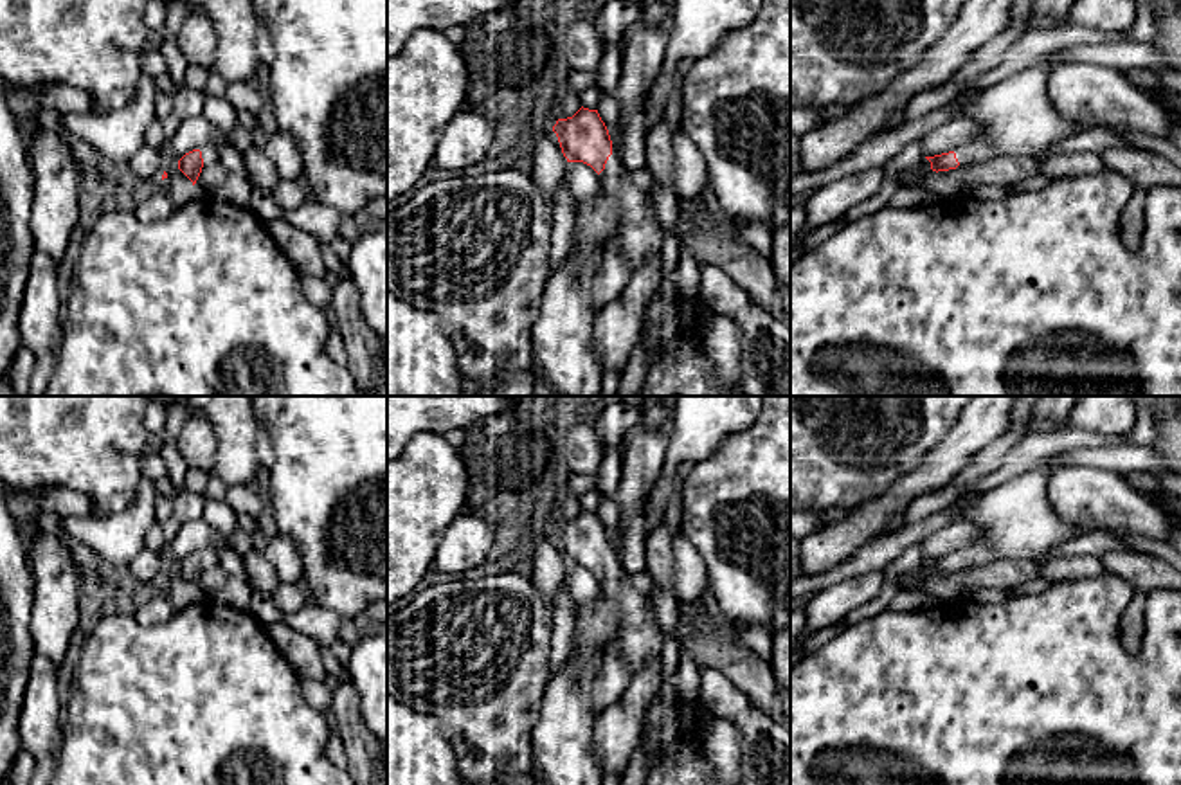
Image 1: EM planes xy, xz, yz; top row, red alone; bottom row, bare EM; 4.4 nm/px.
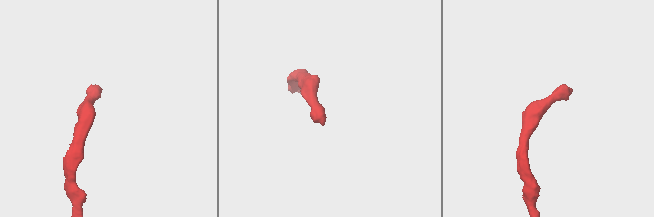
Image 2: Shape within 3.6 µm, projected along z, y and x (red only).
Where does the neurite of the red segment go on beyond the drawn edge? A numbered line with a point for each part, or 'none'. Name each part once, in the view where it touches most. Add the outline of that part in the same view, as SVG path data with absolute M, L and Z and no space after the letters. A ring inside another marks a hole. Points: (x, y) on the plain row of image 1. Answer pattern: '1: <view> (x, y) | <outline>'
1: xz (636, 636) | M616 558L609 560L600 580L616 616L609 645L619 652L632 673L637 673L661 657L668 636L657 627L650 594L632 587L630 574Z

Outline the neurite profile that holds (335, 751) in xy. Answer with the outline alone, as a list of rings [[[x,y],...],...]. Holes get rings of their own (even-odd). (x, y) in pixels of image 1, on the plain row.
[[[335,729],[331,731],[331,735],[328,738],[326,756],[340,769],[347,767],[346,747],[344,747],[340,735]]]

